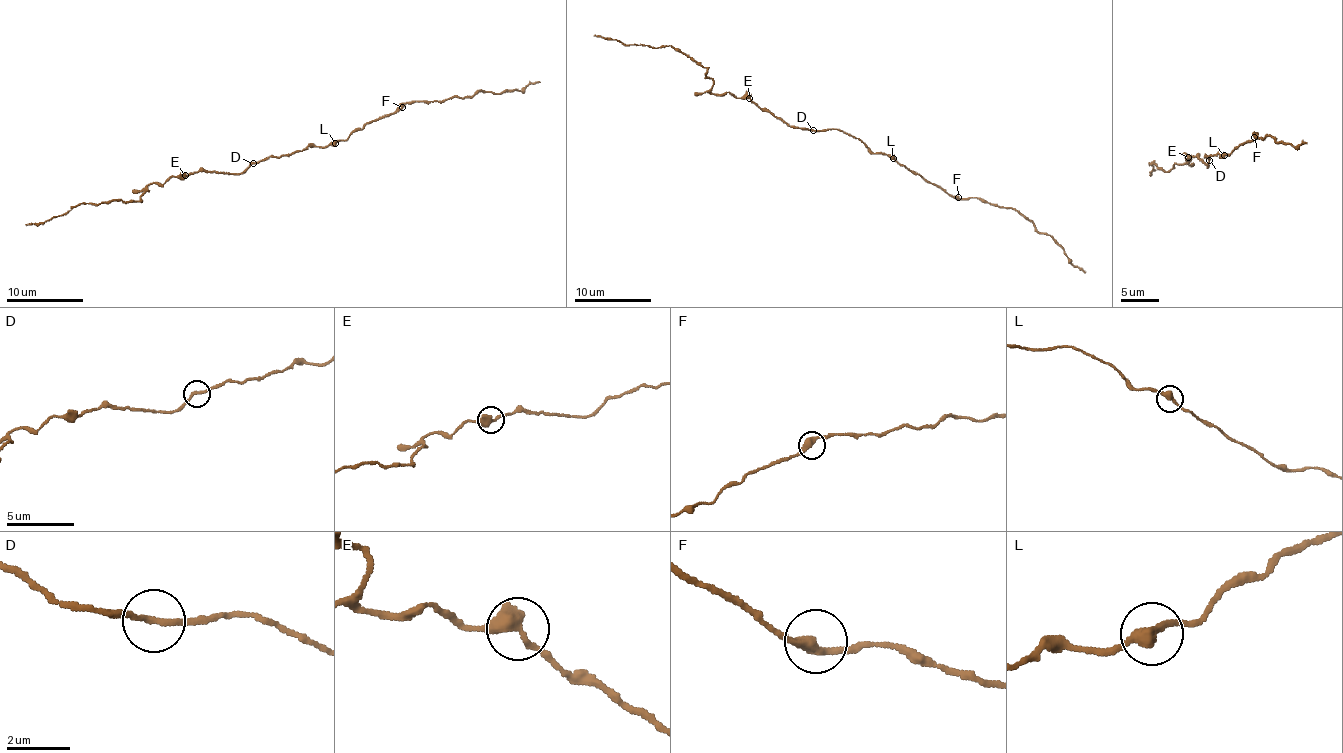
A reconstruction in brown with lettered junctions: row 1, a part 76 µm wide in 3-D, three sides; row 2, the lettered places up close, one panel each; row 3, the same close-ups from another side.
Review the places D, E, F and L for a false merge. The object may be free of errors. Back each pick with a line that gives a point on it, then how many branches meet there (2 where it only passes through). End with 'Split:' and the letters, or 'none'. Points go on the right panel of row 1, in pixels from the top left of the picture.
Split: none

